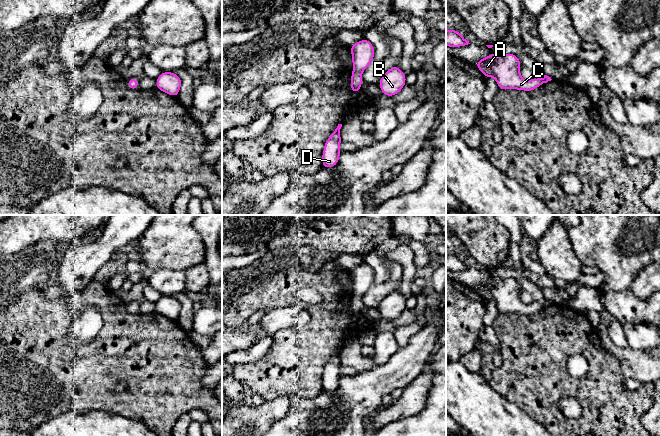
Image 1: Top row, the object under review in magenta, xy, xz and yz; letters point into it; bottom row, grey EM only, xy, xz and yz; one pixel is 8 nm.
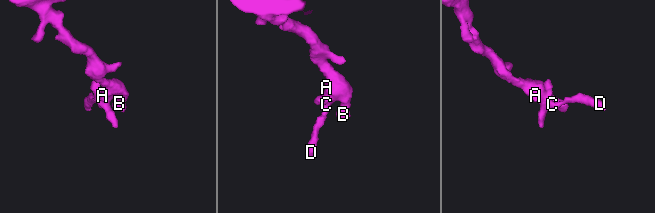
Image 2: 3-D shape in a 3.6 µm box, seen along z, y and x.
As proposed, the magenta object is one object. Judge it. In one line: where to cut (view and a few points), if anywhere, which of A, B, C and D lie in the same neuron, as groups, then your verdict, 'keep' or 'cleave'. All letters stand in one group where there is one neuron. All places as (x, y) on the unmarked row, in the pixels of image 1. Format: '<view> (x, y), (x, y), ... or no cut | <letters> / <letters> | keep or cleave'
no cut | A B C D | keep

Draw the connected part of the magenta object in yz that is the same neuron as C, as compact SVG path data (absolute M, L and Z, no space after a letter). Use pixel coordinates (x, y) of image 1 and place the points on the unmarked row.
M510 276L505 279L491 277L478 284L475 290L485 302L494 301L499 314L516 313L531 316L552 304L547 299L542 303L534 301L532 304L524 304L520 299L520 282Z

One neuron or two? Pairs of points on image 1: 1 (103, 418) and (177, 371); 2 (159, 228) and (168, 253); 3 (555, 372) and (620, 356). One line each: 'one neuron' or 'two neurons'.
1: two neurons
2: one neuron
3: two neurons

